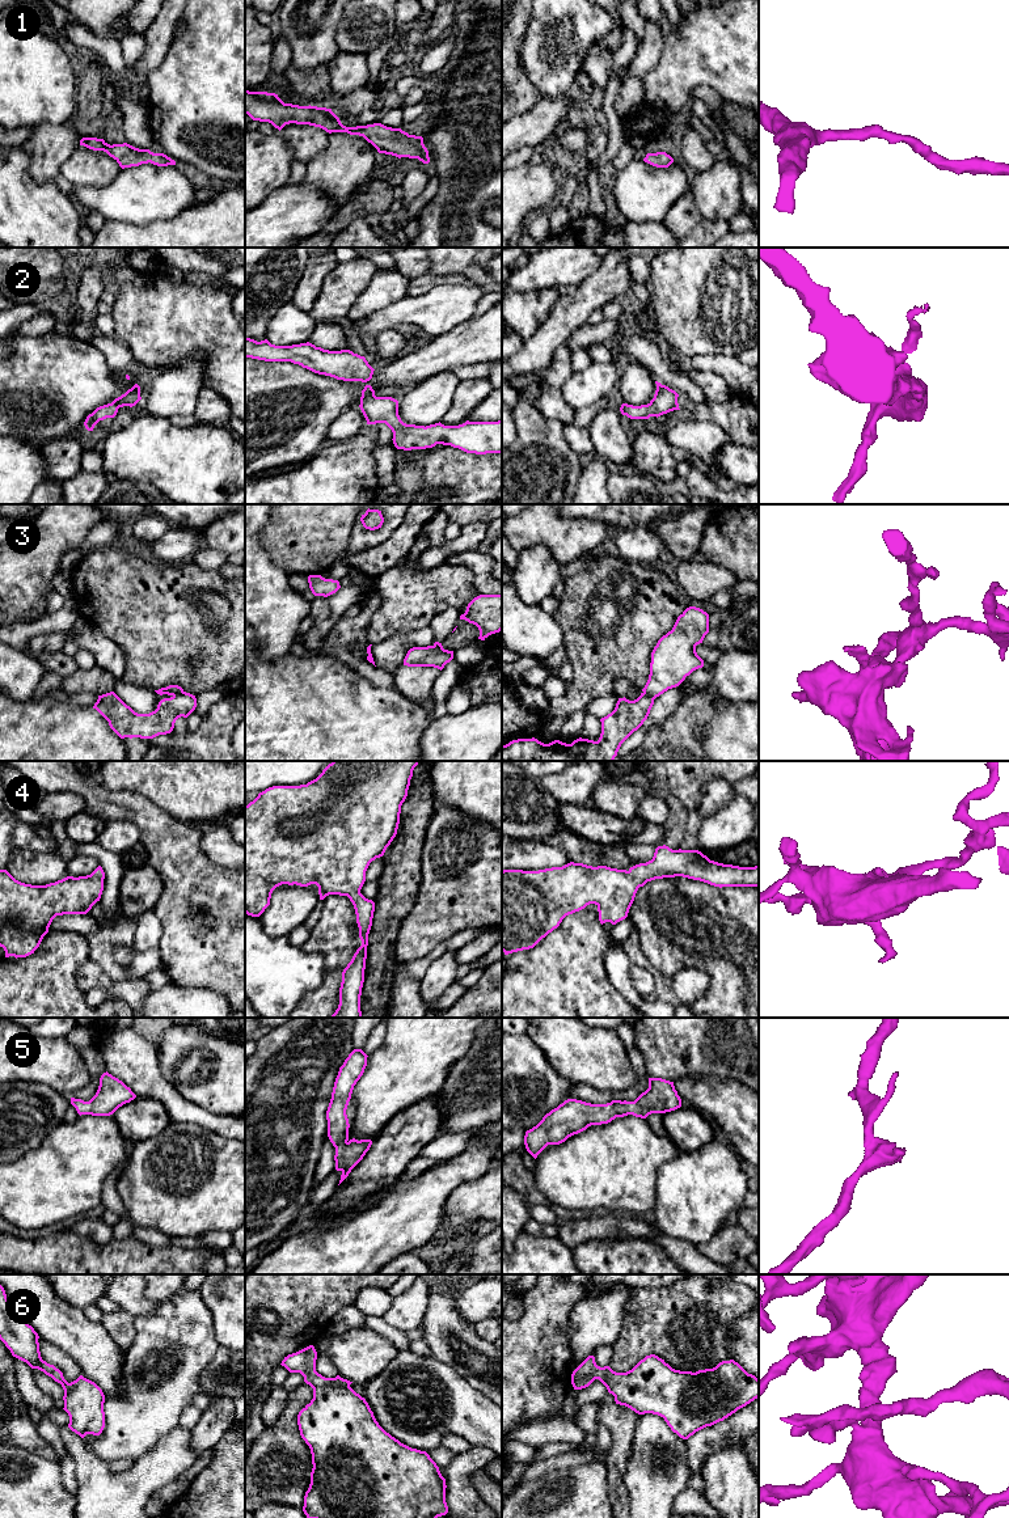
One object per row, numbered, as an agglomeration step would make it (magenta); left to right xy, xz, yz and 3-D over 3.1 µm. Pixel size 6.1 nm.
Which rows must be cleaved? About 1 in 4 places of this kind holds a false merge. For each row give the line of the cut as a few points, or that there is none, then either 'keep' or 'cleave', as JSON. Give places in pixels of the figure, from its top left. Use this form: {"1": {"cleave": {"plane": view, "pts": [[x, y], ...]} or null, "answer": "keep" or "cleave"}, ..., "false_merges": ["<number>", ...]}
{"1": {"cleave": null, "answer": "keep"}, "2": {"cleave": null, "answer": "keep"}, "3": {"cleave": {"plane": "yz", "pts": [[644, 692], [654, 698]]}, "answer": "cleave"}, "4": {"cleave": null, "answer": "keep"}, "5": {"cleave": null, "answer": "keep"}, "6": {"cleave": null, "answer": "keep"}, "false_merges": ["3"]}

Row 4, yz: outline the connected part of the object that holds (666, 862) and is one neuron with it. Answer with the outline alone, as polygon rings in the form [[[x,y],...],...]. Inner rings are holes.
[[[658,846],[654,857],[626,870],[607,866],[587,866],[570,862],[562,867],[539,871],[502,871],[502,951],[504,955],[533,948],[543,938],[560,926],[562,919],[595,904],[600,923],[617,922],[628,917],[639,887],[663,878],[683,876],[700,880],[714,887],[759,887],[759,864],[739,867],[710,861],[698,850],[672,850]]]

